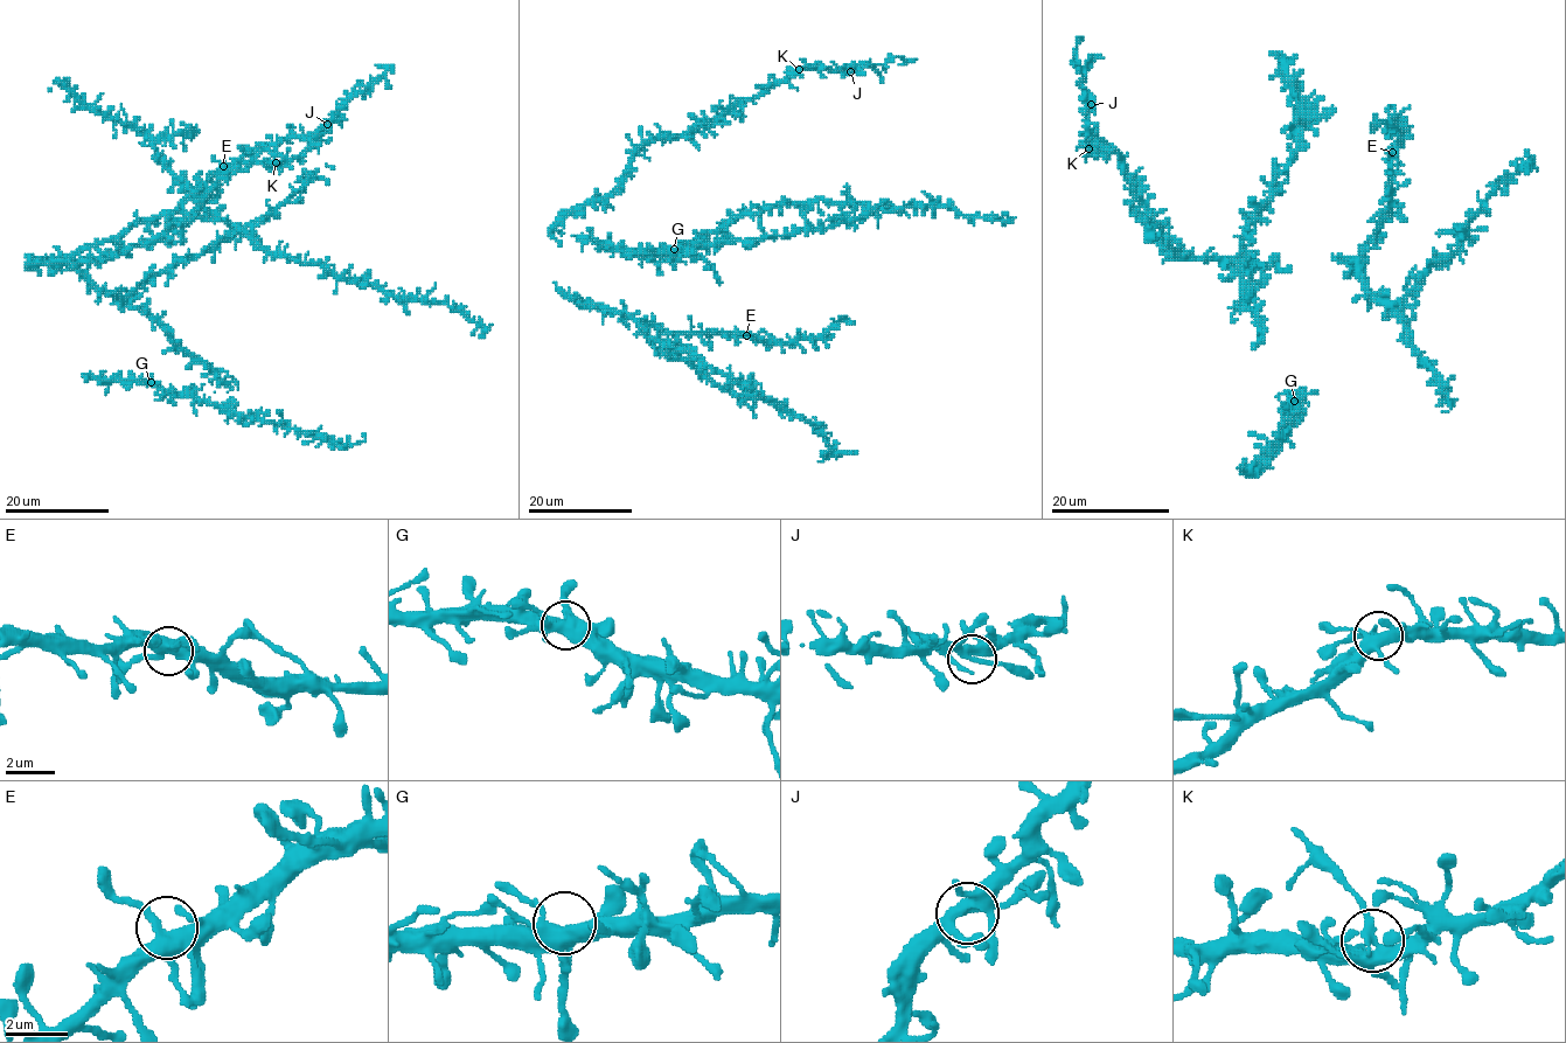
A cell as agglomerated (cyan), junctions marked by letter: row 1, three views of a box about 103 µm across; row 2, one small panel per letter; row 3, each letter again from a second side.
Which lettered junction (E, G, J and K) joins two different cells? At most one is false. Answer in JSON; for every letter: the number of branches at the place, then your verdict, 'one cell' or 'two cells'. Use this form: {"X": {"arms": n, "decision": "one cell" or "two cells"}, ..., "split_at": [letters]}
{"E": {"arms": 5, "decision": "one cell"}, "G": {"arms": 5, "decision": "one cell"}, "J": {"arms": 6, "decision": "one cell"}, "K": {"arms": 6, "decision": "two cells"}, "split_at": ["K"]}

